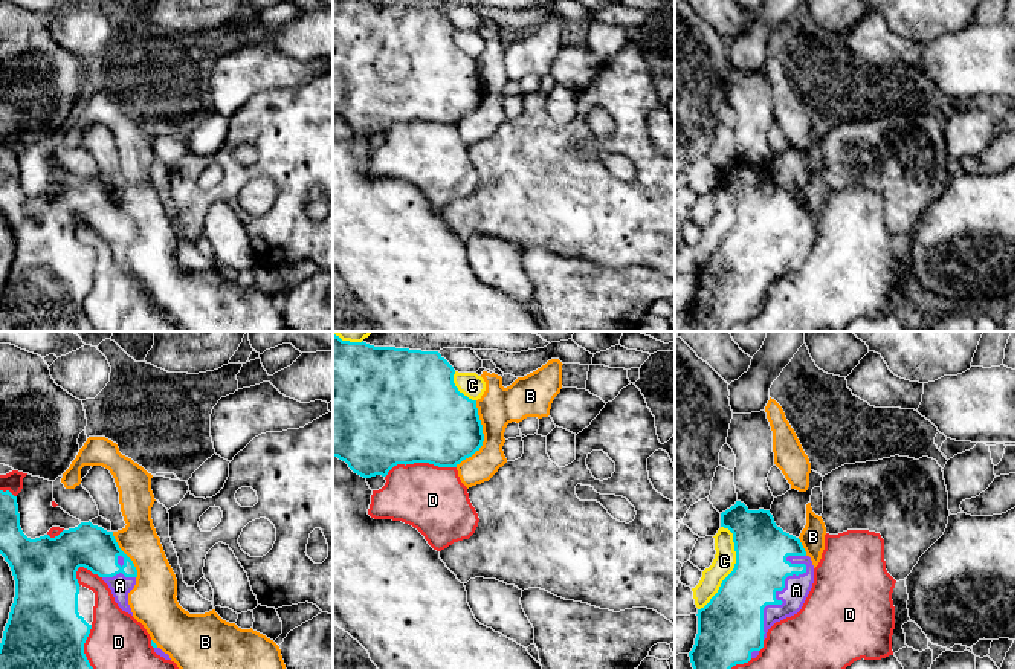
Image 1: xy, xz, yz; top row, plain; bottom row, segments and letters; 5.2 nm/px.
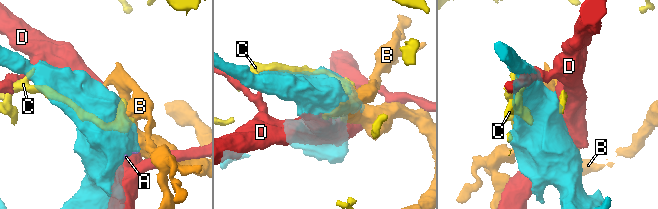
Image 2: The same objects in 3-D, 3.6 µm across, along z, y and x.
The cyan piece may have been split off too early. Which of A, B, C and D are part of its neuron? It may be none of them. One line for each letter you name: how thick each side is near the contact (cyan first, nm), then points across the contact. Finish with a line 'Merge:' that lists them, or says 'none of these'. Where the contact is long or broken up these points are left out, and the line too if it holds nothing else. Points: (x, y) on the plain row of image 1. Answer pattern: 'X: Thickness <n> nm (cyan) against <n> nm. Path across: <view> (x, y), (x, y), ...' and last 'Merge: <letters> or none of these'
A: Thickness 280 nm (cyan) against 130 nm
Merge: A

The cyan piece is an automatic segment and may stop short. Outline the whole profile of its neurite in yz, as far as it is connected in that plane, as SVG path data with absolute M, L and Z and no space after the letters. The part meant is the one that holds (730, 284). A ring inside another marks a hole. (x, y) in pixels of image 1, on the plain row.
M736 159L721 171L721 185L733 191L736 221L718 250L698 267L698 292L689 310L693 331L728 331L733 324L756 316L764 305L768 287L776 280L797 272L814 241L814 223L800 197L777 185L770 168L750 168L744 160Z

